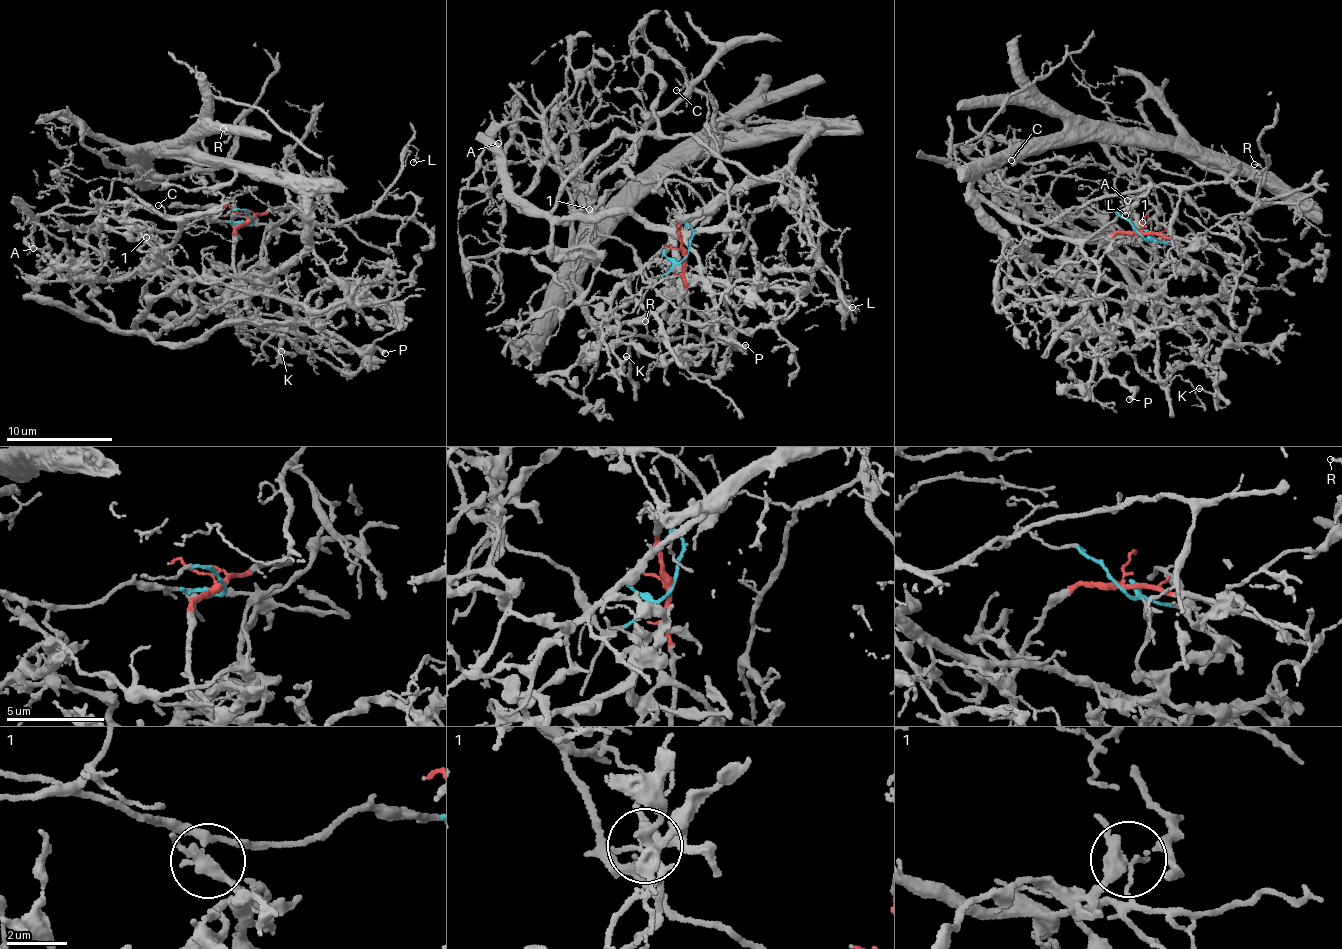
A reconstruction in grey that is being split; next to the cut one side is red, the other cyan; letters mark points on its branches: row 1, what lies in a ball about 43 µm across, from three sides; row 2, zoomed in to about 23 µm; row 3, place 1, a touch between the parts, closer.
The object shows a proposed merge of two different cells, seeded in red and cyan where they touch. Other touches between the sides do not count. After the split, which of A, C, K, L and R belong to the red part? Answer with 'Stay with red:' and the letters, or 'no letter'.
Stay with red: L, R

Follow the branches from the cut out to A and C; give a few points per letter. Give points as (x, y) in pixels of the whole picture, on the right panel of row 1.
A: (1138, 233), (1176, 240), (1160, 223), (1156, 229), (1135, 169), (1151, 185), (1127, 200)
C: (1138, 233), (1176, 240), (1125, 235), (1160, 325), (1039, 263), (970, 156), (1011, 159)

